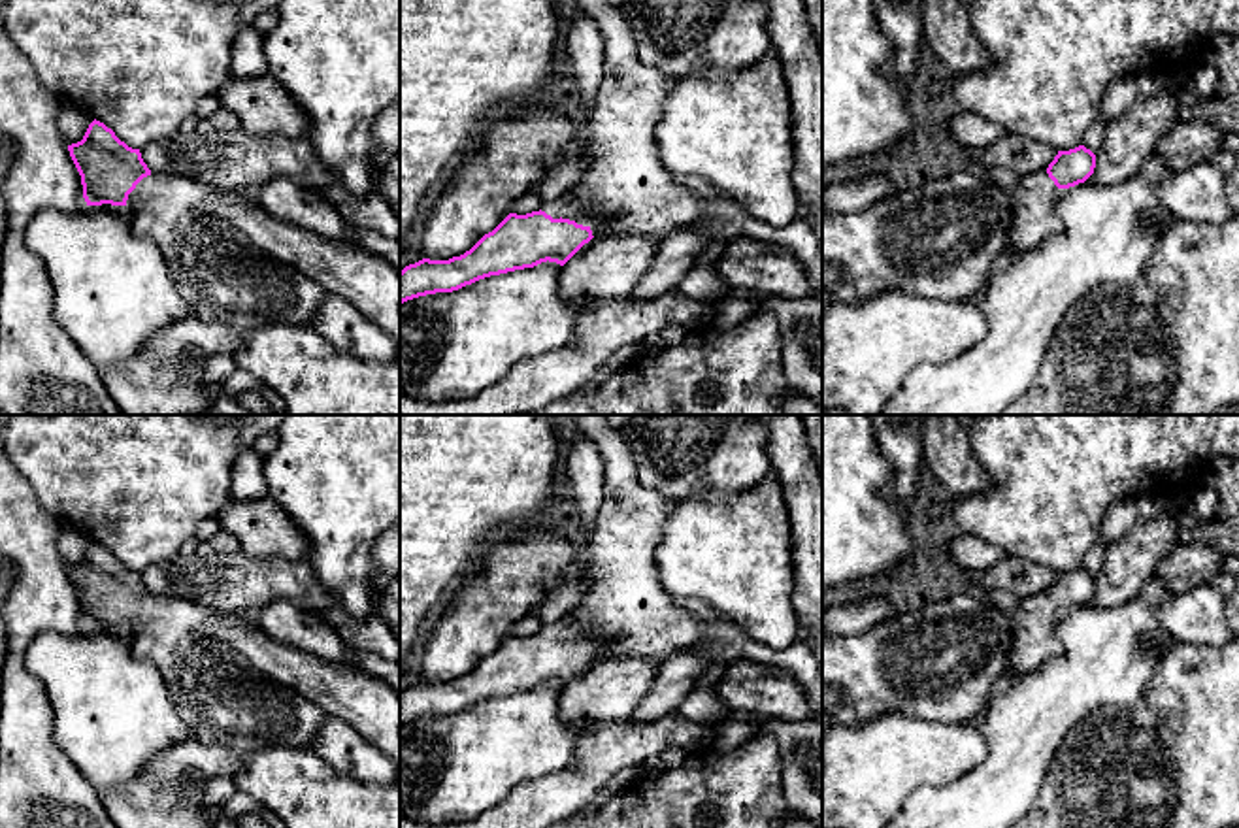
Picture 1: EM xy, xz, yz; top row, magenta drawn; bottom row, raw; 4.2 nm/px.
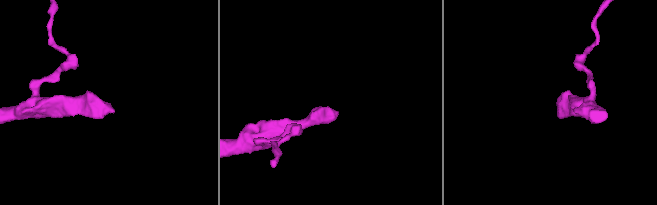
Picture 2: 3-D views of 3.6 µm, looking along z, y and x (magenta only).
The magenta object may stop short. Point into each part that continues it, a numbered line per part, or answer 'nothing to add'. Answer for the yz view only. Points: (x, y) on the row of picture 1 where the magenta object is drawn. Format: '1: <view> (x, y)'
1: yz (1036, 217)

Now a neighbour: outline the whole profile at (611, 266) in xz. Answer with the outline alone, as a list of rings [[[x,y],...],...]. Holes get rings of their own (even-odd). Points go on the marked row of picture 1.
[[[651,236],[592,238],[560,268],[560,294],[581,306],[626,298],[653,266],[660,241]]]

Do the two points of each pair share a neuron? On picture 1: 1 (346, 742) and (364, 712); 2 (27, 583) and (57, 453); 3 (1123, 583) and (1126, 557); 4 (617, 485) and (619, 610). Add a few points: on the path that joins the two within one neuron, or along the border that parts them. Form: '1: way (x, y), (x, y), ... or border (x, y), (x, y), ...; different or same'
1: border (329, 715), (344, 719), (379, 749); different
2: border (19, 472), (31, 485), (36, 500), (61, 523); different
3: way (1123, 578), (1126, 563); same
4: way (623, 515), (621, 579); same

